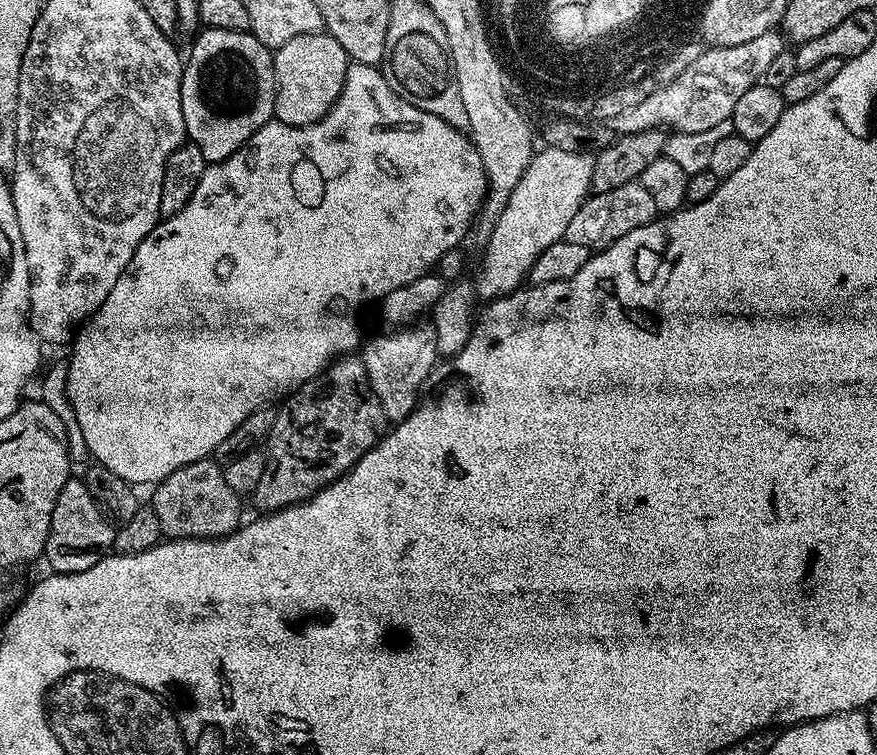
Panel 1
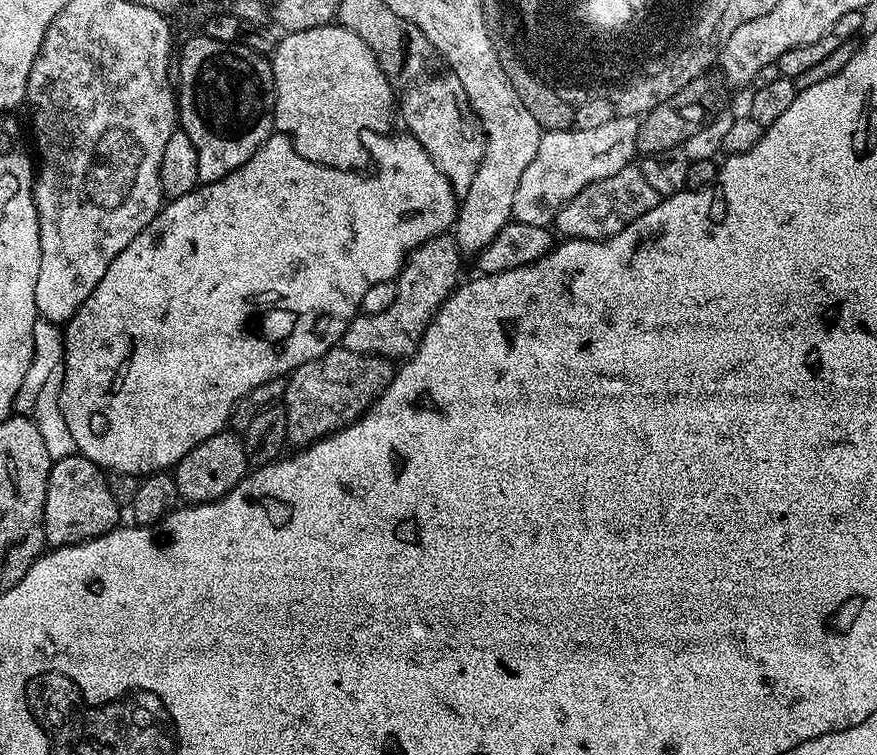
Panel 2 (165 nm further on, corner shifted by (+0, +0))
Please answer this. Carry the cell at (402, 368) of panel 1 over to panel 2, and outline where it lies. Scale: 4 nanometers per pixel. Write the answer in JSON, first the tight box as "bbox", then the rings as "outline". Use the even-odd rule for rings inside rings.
{"bbox":[342,234,462,362],"outline":[[[448,234],[435,236],[432,240],[427,240],[425,244],[408,253],[404,267],[400,269],[400,274],[394,281],[396,286],[394,302],[390,302],[390,306],[386,306],[386,310],[382,310],[382,314],[357,314],[350,322],[350,326],[346,326],[346,334],[342,341],[343,347],[355,352],[365,352],[367,356],[383,356],[389,362],[400,362],[414,355],[424,336],[424,331],[428,329],[430,321],[435,318],[436,311],[445,304],[448,295],[457,287],[456,275],[460,272],[460,259],[462,259],[460,247]]]}

